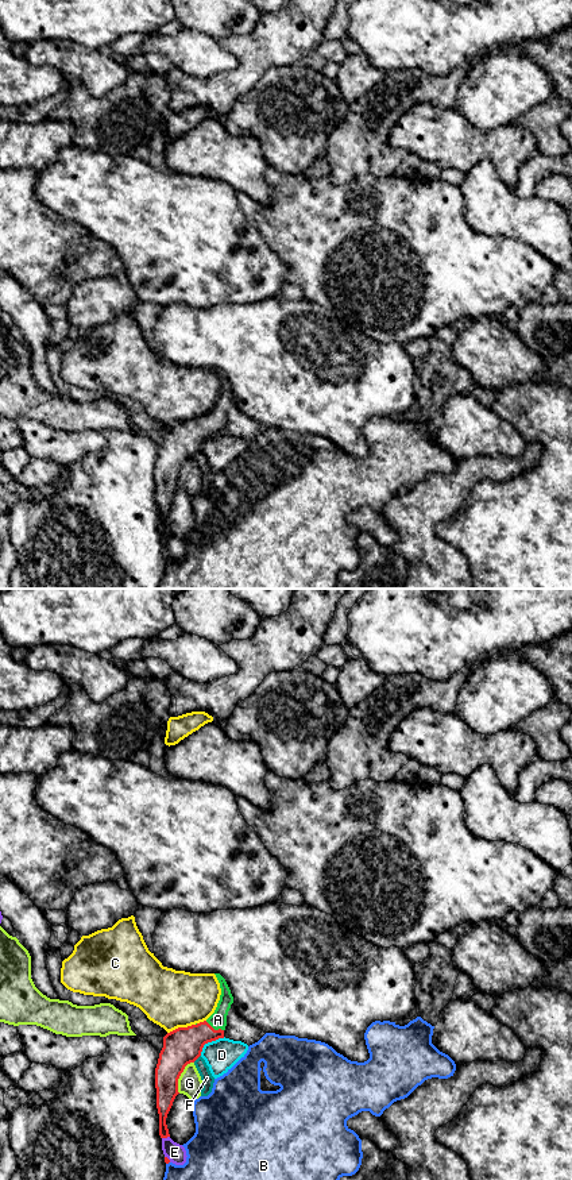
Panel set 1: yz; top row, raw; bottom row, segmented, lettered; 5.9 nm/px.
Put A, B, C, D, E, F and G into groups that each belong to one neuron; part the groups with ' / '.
A / B / C / D / E / F / G

